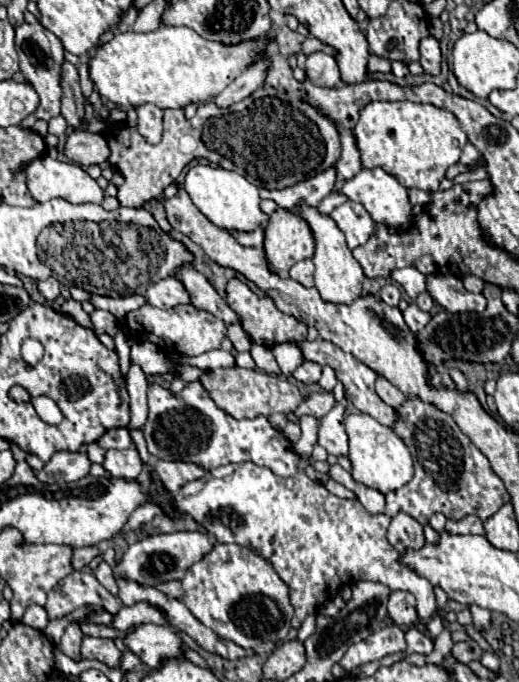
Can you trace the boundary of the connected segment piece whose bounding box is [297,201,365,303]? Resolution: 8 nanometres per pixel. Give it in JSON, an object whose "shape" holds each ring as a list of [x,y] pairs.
{"shape":[[[301,201],[297,205],[297,211],[313,231],[313,239],[315,239],[315,255],[313,255],[315,287],[319,289],[321,297],[329,303],[351,303],[351,301],[355,301],[361,295],[361,283],[363,283],[365,275],[363,275],[361,265],[357,265],[357,259],[351,255],[351,249],[345,243],[345,235],[341,233],[337,223],[329,215],[323,215],[317,207],[311,207],[311,205]]]}

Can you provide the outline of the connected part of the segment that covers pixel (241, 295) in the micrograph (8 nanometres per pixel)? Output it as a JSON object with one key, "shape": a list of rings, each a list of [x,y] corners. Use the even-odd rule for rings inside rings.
{"shape":[[[237,277],[229,279],[227,283],[227,297],[225,303],[239,315],[241,325],[245,329],[245,333],[253,339],[253,343],[257,345],[277,345],[277,343],[289,343],[289,341],[305,341],[307,339],[307,325],[299,319],[295,319],[293,315],[285,315],[283,311],[279,311],[273,303],[271,297],[267,295],[257,295],[249,289],[247,283],[239,281]]]}

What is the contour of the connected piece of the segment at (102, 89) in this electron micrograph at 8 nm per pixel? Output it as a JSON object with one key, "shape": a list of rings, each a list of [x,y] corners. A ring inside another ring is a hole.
{"shape":[[[161,25],[159,29],[151,33],[135,33],[135,31],[125,31],[117,33],[111,41],[99,45],[87,65],[89,65],[89,77],[95,85],[95,91],[113,101],[119,107],[139,107],[143,103],[155,103],[161,109],[177,109],[185,107],[189,103],[201,103],[213,99],[217,93],[221,93],[239,73],[245,69],[245,65],[253,63],[259,53],[253,51],[253,45],[257,41],[245,41],[241,45],[221,45],[215,41],[205,41],[193,29],[189,27],[165,27]]]}

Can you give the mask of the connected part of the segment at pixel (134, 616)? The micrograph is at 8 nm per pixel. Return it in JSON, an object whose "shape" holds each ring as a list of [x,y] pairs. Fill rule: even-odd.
{"shape":[[[145,603],[133,605],[133,607],[123,607],[121,613],[117,613],[117,617],[109,615],[107,611],[95,613],[95,615],[91,615],[91,621],[105,623],[105,625],[111,625],[115,629],[127,629],[127,627],[139,625],[139,623],[157,623],[157,625],[165,623],[167,625],[165,615],[159,609],[153,609],[151,605],[145,605]]]}

